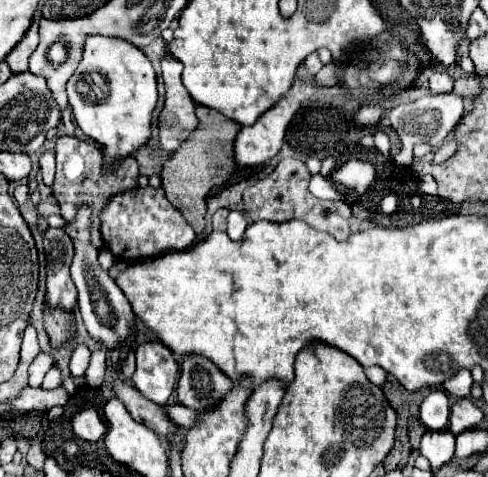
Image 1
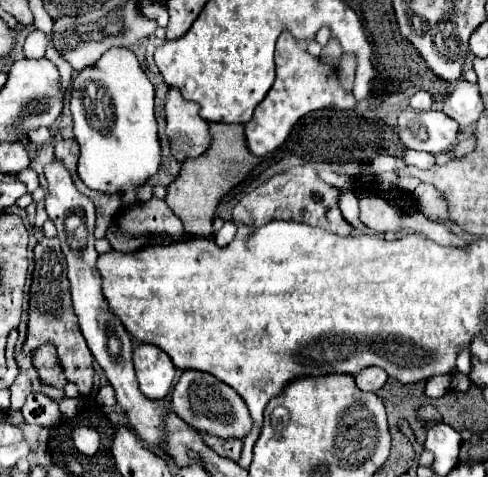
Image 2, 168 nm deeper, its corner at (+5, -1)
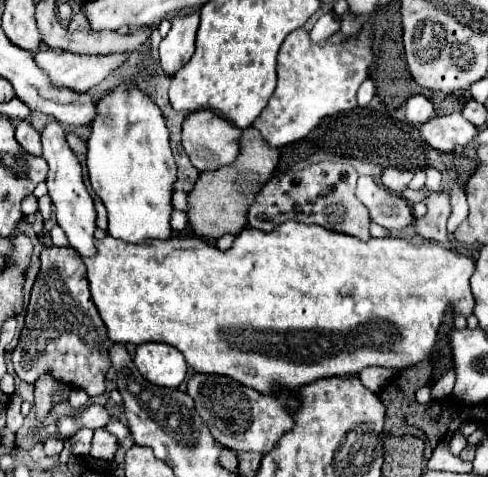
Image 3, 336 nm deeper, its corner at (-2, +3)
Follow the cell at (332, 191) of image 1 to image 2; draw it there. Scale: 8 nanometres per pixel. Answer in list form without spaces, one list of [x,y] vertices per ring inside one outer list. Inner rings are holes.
[[[342,190],[342,196],[340,196],[340,208],[342,208],[342,212],[344,212],[344,218],[346,218],[358,232],[366,232],[366,226],[364,226],[362,220],[360,220],[356,196],[354,196],[352,192]]]

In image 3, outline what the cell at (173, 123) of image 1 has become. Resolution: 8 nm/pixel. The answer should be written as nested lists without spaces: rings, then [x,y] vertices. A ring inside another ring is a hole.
[[[197,110],[197,112],[191,112],[185,116],[183,120],[183,130],[181,130],[181,146],[183,150],[187,152],[191,164],[197,168],[197,170],[215,170],[219,166],[225,166],[225,164],[231,164],[237,154],[239,154],[239,136],[241,136],[241,130],[231,126],[229,122],[225,122],[221,116],[217,116],[215,112],[209,112],[209,110]]]

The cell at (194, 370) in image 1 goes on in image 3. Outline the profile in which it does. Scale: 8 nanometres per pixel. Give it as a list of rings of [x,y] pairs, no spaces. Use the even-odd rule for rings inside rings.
[[[193,374],[187,382],[187,394],[193,398],[195,410],[203,418],[203,422],[207,422],[207,428],[211,430],[213,438],[235,452],[251,450],[265,454],[275,446],[275,442],[283,436],[283,432],[291,430],[293,426],[291,416],[275,396],[265,398],[263,394],[247,386],[241,386],[239,382],[227,376]]]

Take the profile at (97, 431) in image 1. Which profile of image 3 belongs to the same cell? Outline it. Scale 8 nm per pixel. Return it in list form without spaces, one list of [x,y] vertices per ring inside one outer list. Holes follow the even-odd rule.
[[[99,428],[95,430],[93,442],[91,442],[91,456],[93,458],[103,458],[103,460],[111,460],[117,452],[117,438],[113,434],[109,434],[107,430]]]

